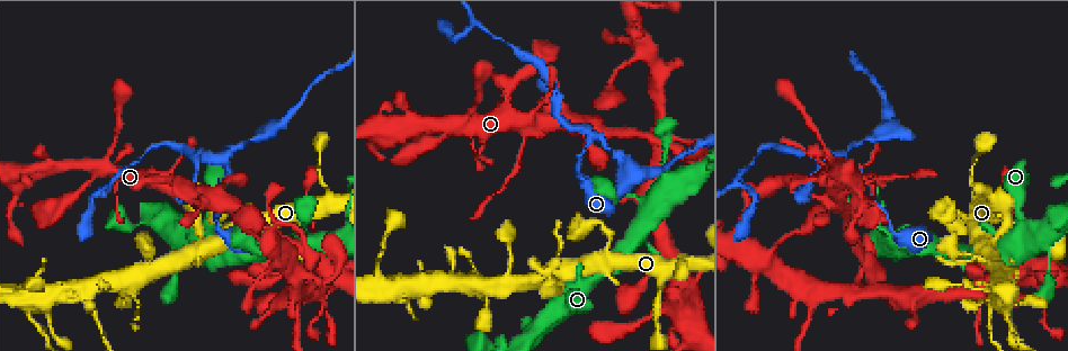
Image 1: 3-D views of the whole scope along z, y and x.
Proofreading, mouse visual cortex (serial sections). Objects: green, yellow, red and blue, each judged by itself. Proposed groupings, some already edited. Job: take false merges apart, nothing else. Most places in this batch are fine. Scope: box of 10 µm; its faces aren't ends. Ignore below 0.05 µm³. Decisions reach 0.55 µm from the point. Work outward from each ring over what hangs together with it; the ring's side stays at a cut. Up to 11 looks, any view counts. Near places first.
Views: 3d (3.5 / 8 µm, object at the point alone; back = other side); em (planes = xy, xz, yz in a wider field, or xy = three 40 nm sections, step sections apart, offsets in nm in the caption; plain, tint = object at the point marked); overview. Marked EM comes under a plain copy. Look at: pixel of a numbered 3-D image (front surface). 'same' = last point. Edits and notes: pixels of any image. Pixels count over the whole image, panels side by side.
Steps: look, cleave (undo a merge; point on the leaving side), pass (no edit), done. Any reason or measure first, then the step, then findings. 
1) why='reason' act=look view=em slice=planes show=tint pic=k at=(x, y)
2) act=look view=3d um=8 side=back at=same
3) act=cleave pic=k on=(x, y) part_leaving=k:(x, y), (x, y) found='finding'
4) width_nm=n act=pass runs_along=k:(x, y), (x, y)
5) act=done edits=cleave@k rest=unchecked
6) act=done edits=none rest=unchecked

why='thin arm on a thick one' act=look view=3d um=3.5 pic=1 at=(527, 130)

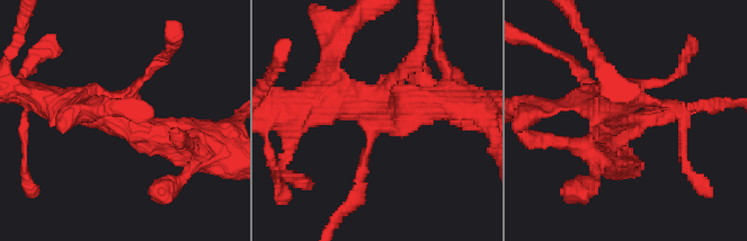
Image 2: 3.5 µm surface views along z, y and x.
act=look view=em slice=planes show=tint pic=2 at=(377, 120)

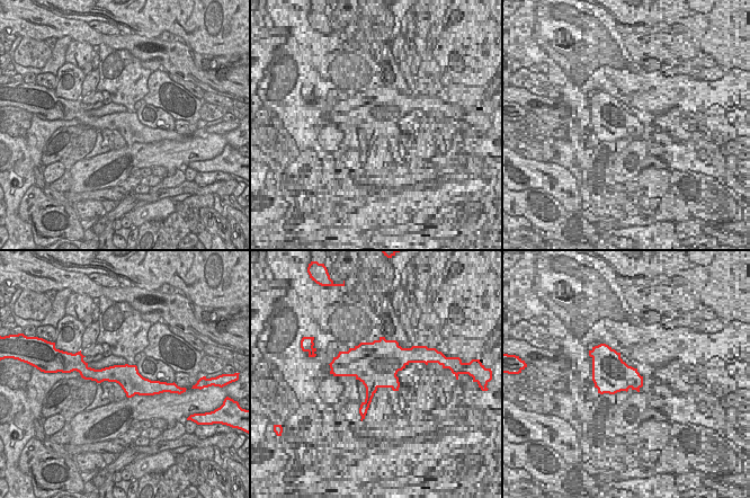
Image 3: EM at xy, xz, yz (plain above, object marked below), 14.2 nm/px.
act=pass runs_along=3:(88, 373), (159, 384) found='all the same cell'

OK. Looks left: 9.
why='three arms meet' act=look view=3d um=8 pic=1 at=(589, 124)

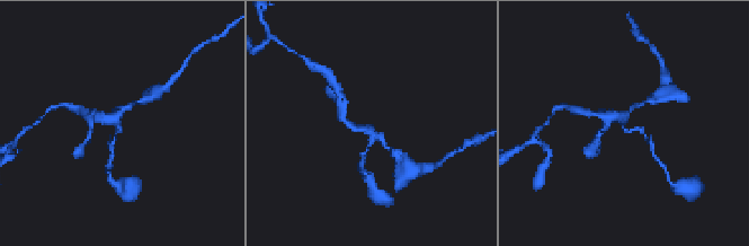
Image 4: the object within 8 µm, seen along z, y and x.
why='zoom in' act=look view=3d um=3.5 at=same

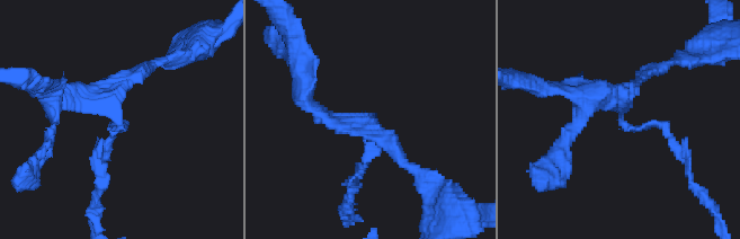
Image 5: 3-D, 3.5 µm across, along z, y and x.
act=pass runs_along=5:(363, 164), (370, 117), (328, 120), (306, 100) found='one cell here'

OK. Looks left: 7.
why='branch point' act=look view=3d um=8 pic=1 at=(632, 168)

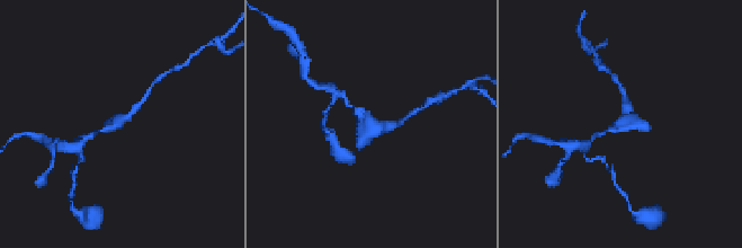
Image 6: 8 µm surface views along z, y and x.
why='need the tissue' act=look view=em slice=xy step=5 show=tint at=same

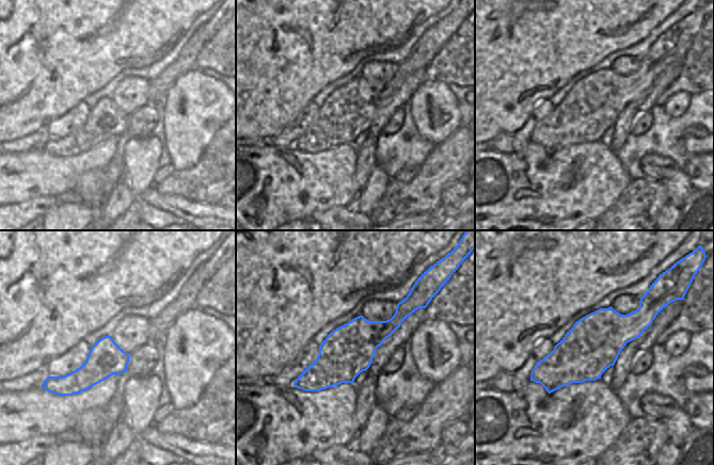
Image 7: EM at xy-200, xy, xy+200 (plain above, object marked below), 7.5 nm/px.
act=pass runs_along=7:(408, 303), (386, 329), (297, 384) found='one cell here'

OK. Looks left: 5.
why='three arms meet' act=look view=3d um=3.5 side=back pic=1 at=(852, 290)

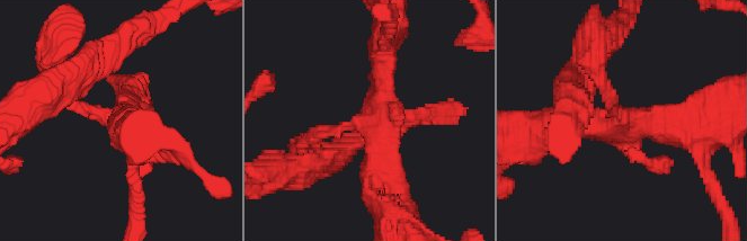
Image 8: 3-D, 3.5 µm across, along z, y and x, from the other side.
act=pass runs_along=8:(305, 143), (367, 123), (385, 189) found='continuous, no second cell'

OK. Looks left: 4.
act=done edits=none rest=unchecked

